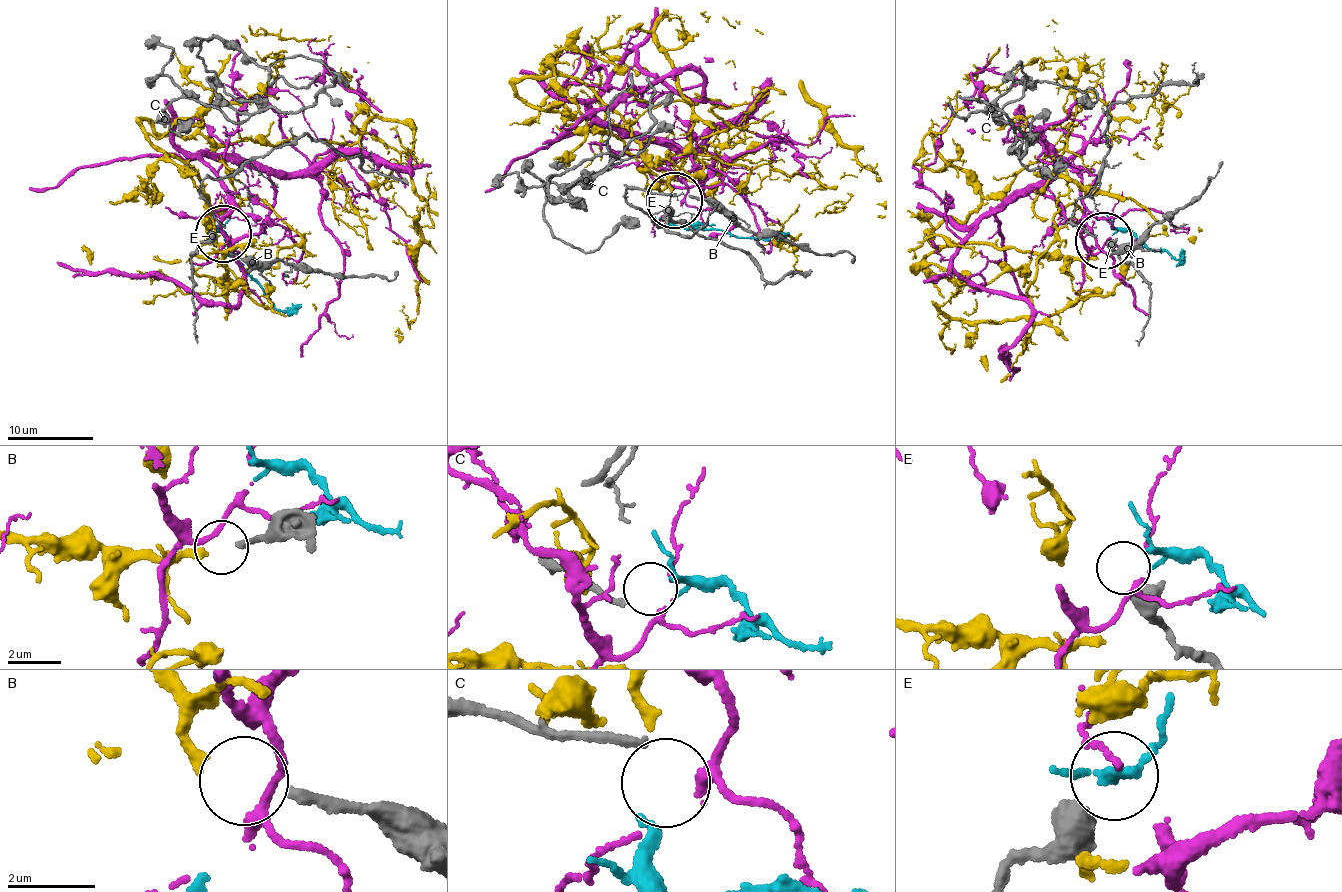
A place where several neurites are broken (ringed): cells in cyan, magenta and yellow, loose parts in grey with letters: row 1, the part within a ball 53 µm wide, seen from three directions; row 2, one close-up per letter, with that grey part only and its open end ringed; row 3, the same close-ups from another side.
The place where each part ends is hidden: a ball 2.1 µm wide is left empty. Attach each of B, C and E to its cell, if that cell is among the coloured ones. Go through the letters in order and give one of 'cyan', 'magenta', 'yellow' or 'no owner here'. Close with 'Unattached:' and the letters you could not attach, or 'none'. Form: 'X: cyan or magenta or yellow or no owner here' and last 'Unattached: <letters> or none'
B: yellow
C: cyan
E: no owner here
Unattached: E

